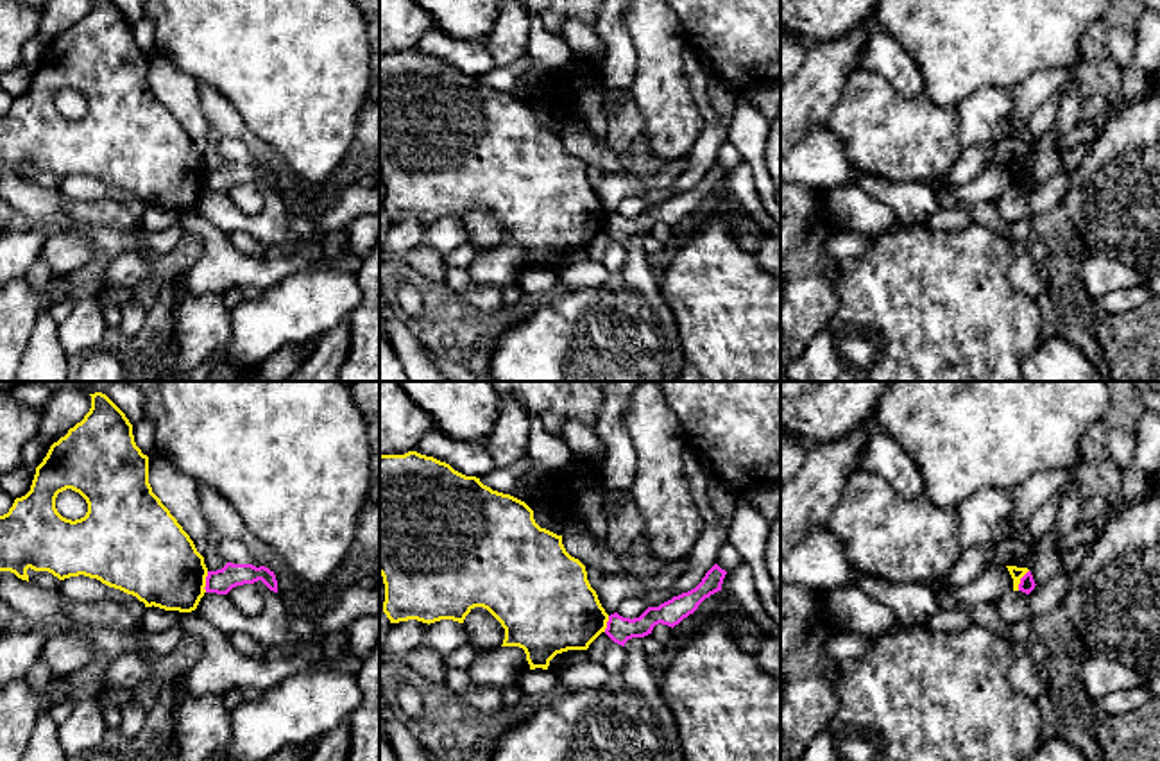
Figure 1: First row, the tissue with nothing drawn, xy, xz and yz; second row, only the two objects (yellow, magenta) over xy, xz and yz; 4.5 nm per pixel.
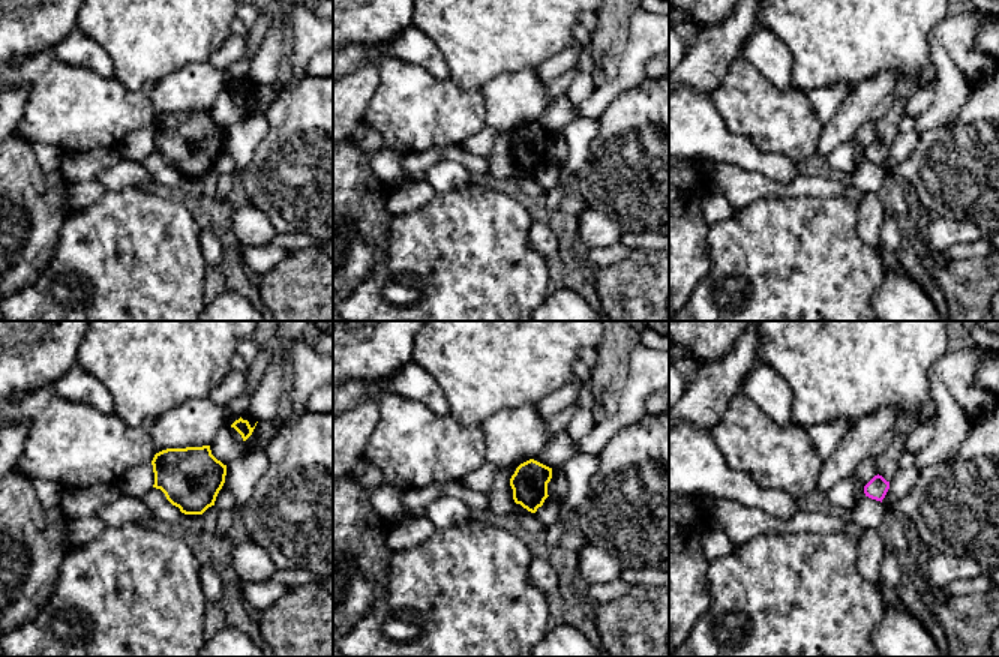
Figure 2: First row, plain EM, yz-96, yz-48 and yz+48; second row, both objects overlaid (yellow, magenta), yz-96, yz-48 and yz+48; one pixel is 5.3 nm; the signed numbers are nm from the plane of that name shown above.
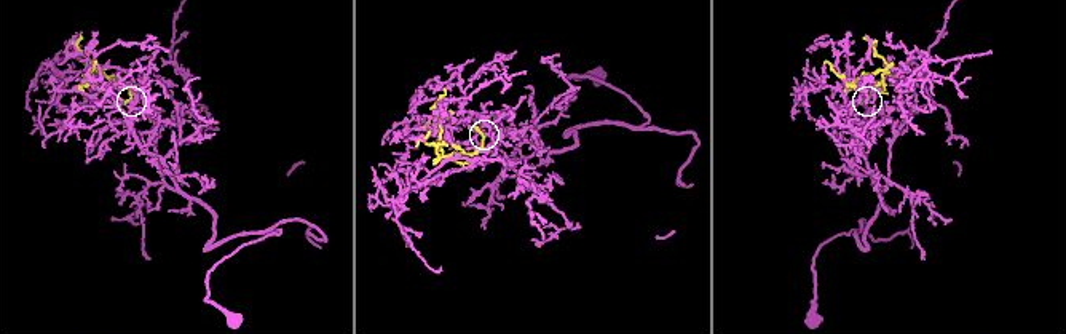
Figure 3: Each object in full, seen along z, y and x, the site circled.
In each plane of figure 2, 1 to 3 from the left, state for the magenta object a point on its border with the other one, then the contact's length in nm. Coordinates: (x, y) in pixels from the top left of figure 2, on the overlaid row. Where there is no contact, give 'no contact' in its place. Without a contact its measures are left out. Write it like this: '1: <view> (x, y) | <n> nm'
1: no contact
2: no contact
3: no contact

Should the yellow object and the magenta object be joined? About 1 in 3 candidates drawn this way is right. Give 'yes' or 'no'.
no

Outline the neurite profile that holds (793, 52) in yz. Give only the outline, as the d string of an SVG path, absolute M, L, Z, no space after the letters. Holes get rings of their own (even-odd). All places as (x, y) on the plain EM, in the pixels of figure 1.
M780 36L780 88L804 66L807 47L797 39Z

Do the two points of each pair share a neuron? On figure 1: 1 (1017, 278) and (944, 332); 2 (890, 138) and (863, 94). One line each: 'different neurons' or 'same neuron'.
1: different neurons
2: same neuron

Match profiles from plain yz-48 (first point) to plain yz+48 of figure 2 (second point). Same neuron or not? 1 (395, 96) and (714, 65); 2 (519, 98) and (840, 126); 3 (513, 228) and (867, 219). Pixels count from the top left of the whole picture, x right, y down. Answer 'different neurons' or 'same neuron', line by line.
1: different neurons
2: different neurons
3: different neurons

